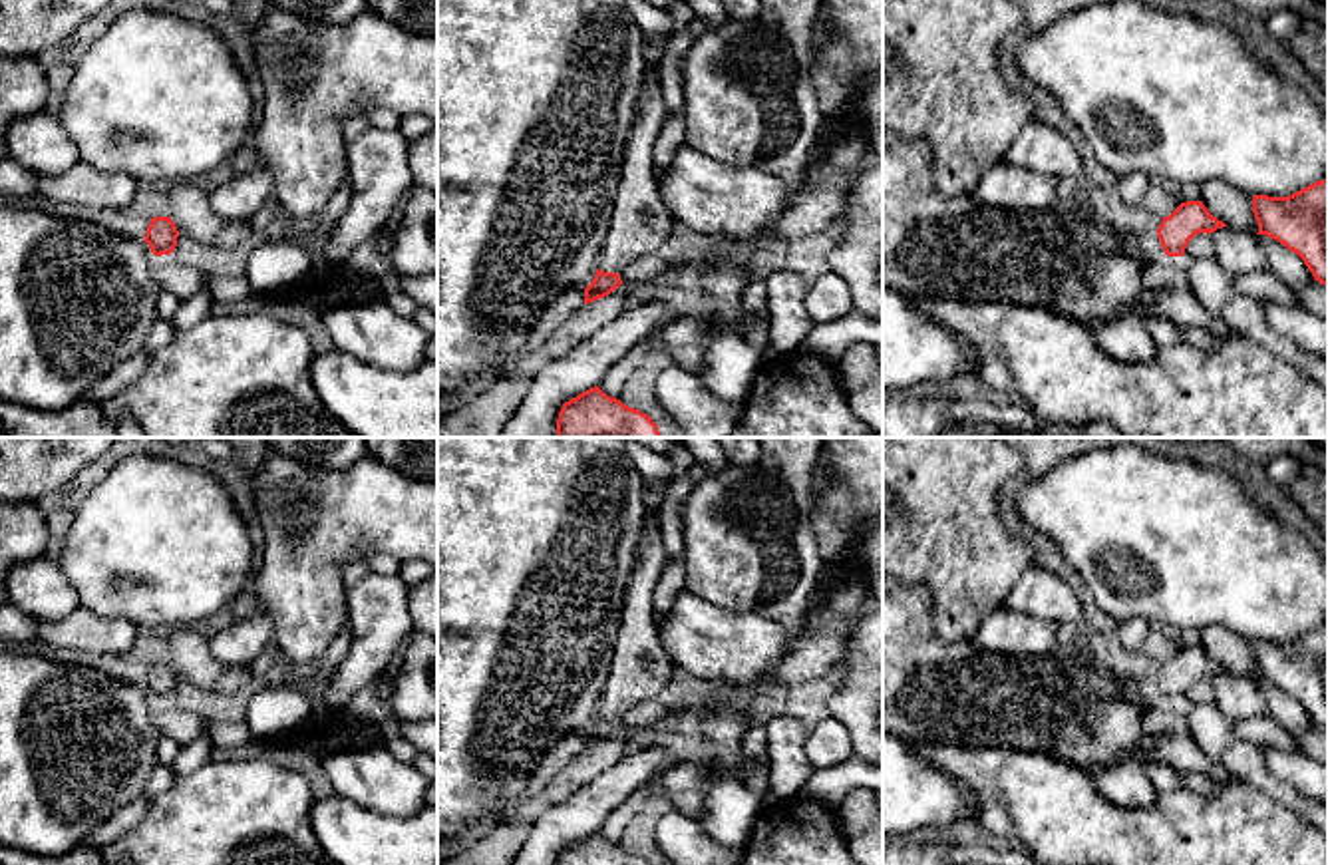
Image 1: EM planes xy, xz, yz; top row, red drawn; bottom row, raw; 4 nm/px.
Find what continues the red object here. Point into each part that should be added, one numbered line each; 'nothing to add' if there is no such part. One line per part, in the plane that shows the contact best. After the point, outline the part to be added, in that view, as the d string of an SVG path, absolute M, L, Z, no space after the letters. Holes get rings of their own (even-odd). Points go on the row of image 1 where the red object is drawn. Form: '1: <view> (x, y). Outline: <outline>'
1: xz (641, 223). Outline: M646 64L638 111L624 151L618 193L596 268L620 274L622 268L662 249L676 223L658 191L652 171L654 143L666 119L658 72Z

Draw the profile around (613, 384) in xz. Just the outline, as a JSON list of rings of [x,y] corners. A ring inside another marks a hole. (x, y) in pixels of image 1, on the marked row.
[[[646,344],[634,346],[622,360],[618,360],[600,380],[598,388],[610,396],[620,400],[626,382],[634,374],[634,370],[642,364],[648,354]]]

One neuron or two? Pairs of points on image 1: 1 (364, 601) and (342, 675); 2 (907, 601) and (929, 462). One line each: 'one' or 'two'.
1: one
2: two

